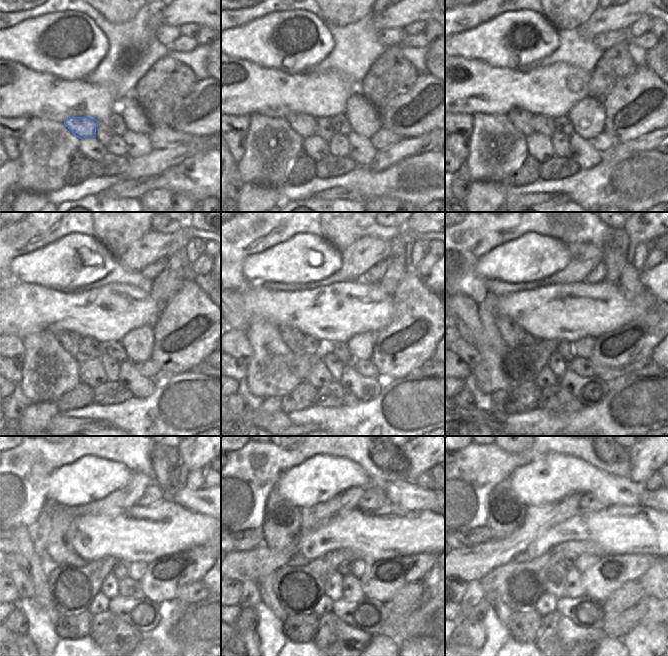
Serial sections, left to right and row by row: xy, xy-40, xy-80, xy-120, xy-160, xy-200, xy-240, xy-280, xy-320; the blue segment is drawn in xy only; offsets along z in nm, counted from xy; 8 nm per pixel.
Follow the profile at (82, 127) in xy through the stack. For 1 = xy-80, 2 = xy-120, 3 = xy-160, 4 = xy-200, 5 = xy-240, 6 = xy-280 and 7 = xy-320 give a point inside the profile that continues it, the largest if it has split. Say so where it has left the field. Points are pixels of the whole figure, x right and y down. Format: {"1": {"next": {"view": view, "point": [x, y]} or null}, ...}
{"1": {"next": {"view": "xy-80", "point": [521, 119]}}, "2": {"next": {"view": "xy-120", "point": [70, 340]}}, "3": {"next": {"view": "xy-160", "point": [292, 337]}}, "4": {"next": {"view": "xy-200", "point": [512, 333]}}, "5": {"next": {"view": "xy-240", "point": [55, 519]}}, "6": {"next": {"view": "xy-280", "point": [281, 523]}}, "7": {"next": {"view": "xy-320", "point": [506, 513]}}}

